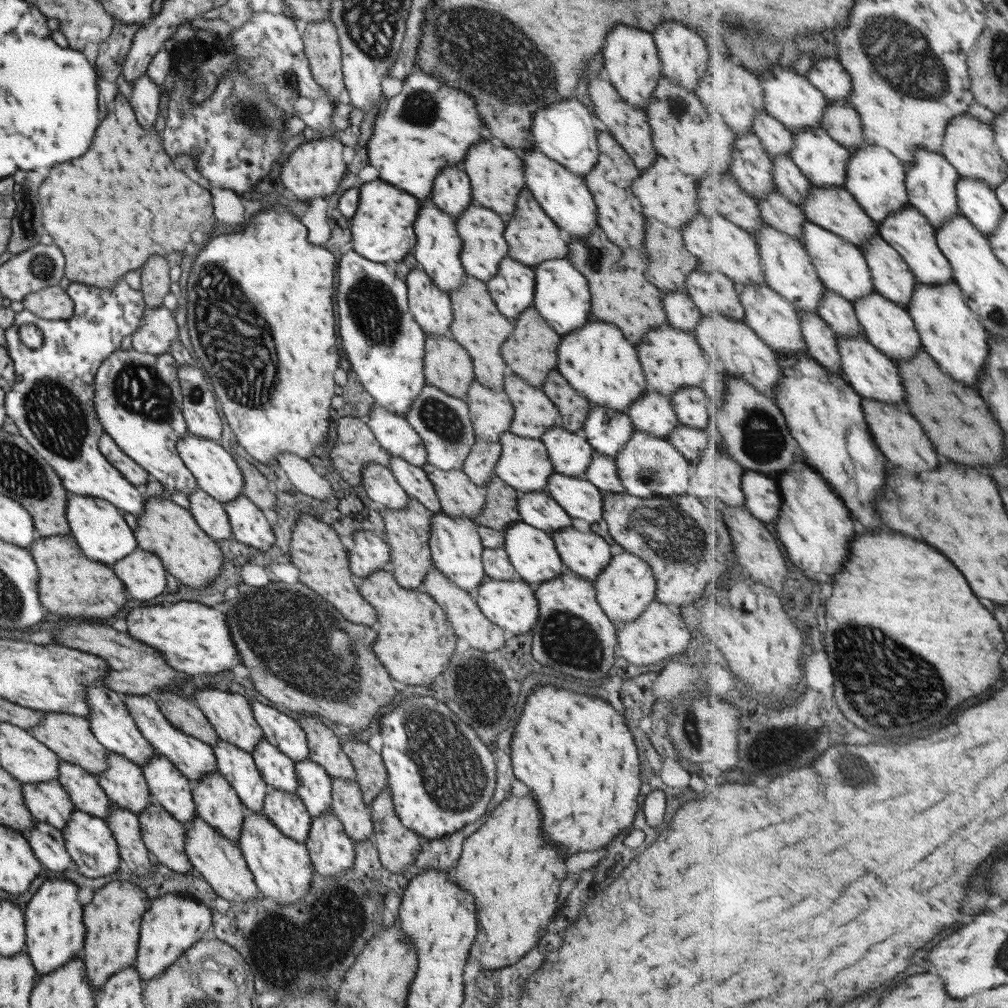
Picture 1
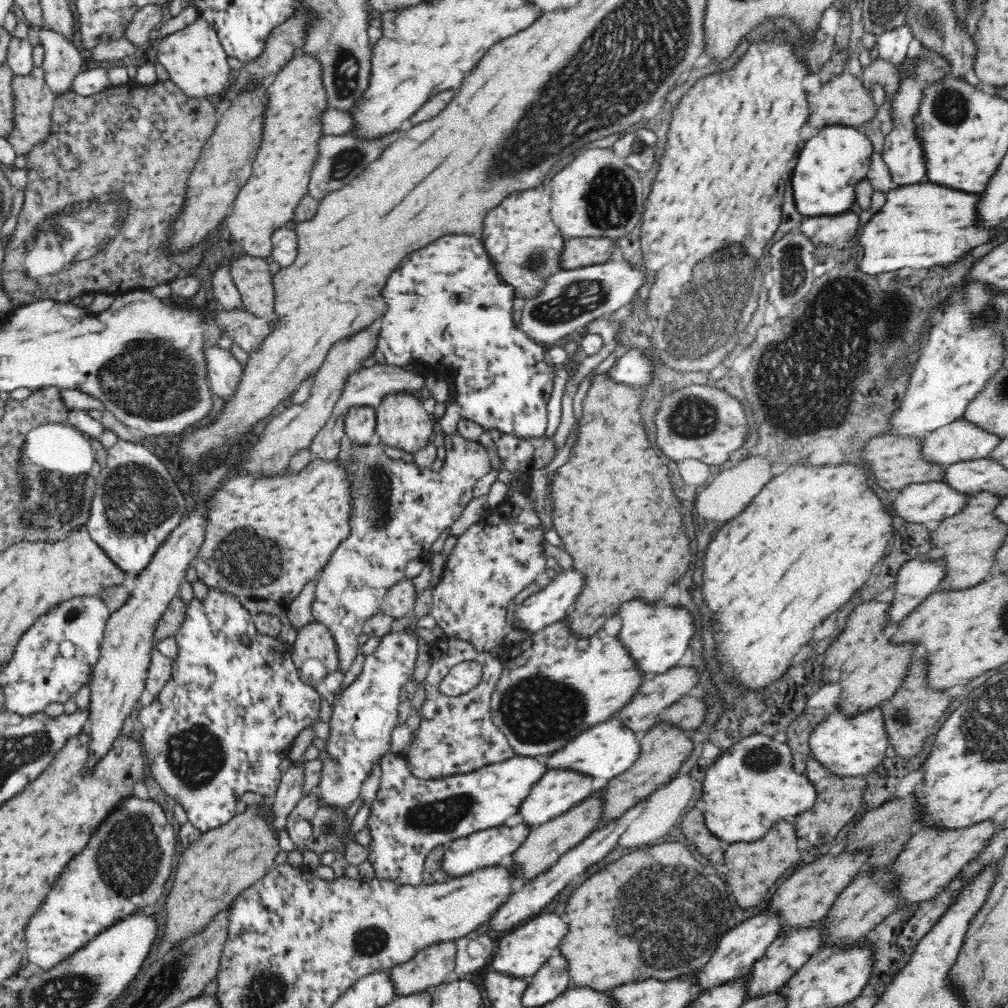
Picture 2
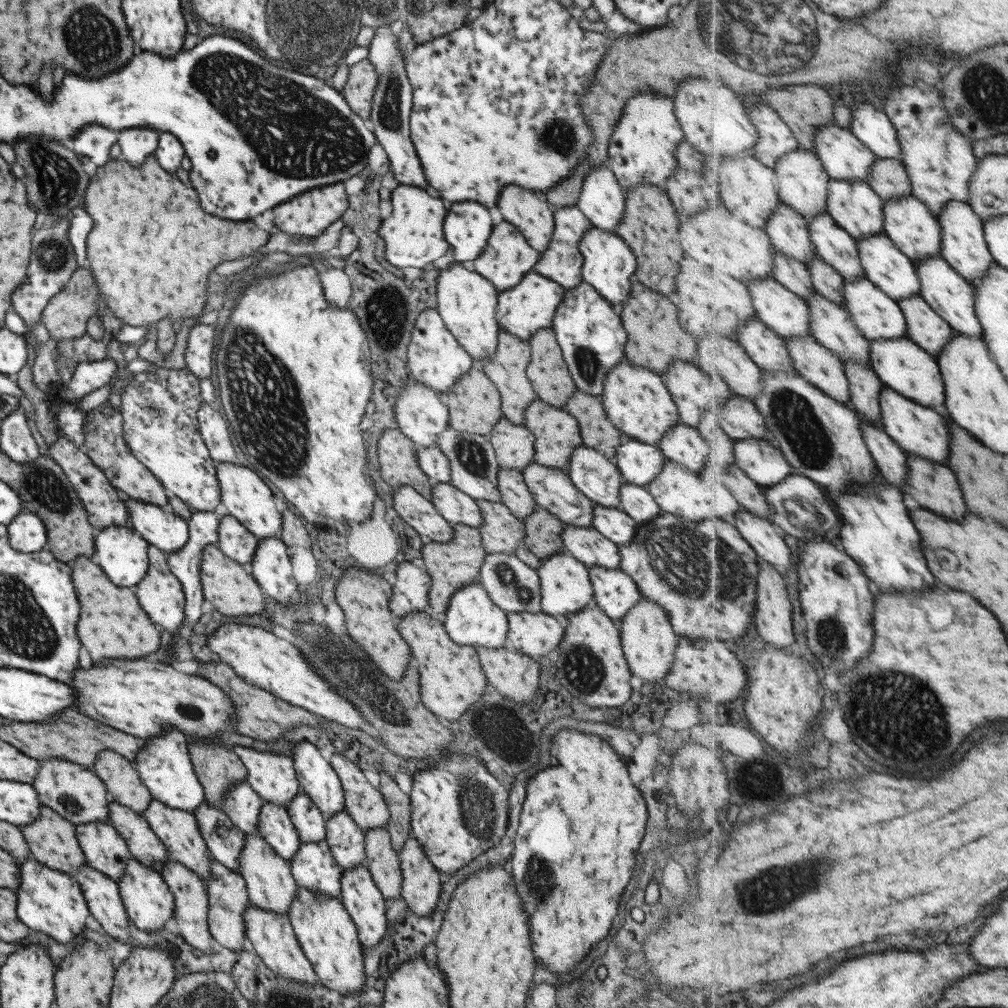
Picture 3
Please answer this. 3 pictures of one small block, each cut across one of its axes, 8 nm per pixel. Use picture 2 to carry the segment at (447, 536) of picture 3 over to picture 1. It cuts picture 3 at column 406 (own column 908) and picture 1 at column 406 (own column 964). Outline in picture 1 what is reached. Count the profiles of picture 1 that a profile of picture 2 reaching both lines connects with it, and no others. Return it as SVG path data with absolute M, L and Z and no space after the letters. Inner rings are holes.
M369 461L360 471L360 484L369 500L380 508L389 510L403 510L407 506L409 497L405 495L389 468Z

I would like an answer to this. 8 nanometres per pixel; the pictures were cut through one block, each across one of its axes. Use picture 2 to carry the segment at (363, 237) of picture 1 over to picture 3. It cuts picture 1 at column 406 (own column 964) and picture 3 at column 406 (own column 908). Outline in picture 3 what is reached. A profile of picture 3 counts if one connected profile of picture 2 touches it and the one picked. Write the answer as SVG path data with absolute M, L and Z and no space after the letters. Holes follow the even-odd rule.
M399 184L391 192L391 214L381 222L378 234L385 242L383 258L397 268L423 269L431 266L433 260L441 258L447 250L449 243L443 240L442 233L443 216L445 208L441 200L431 198L421 188Z

